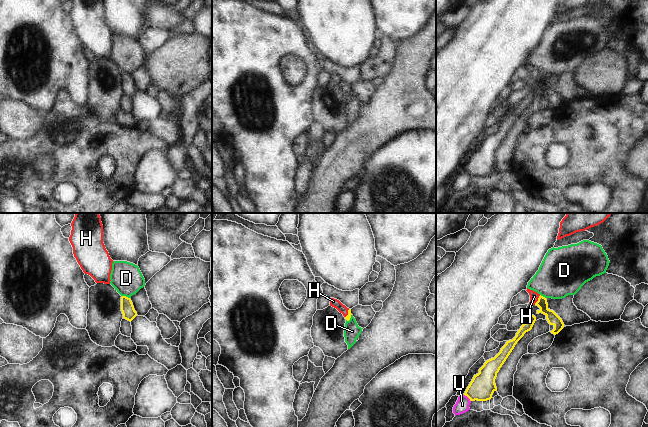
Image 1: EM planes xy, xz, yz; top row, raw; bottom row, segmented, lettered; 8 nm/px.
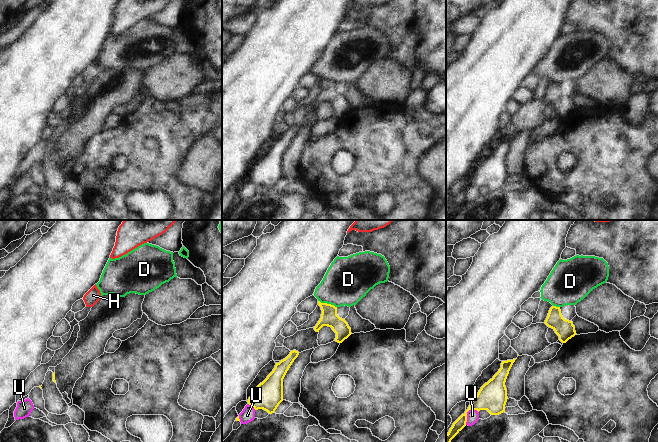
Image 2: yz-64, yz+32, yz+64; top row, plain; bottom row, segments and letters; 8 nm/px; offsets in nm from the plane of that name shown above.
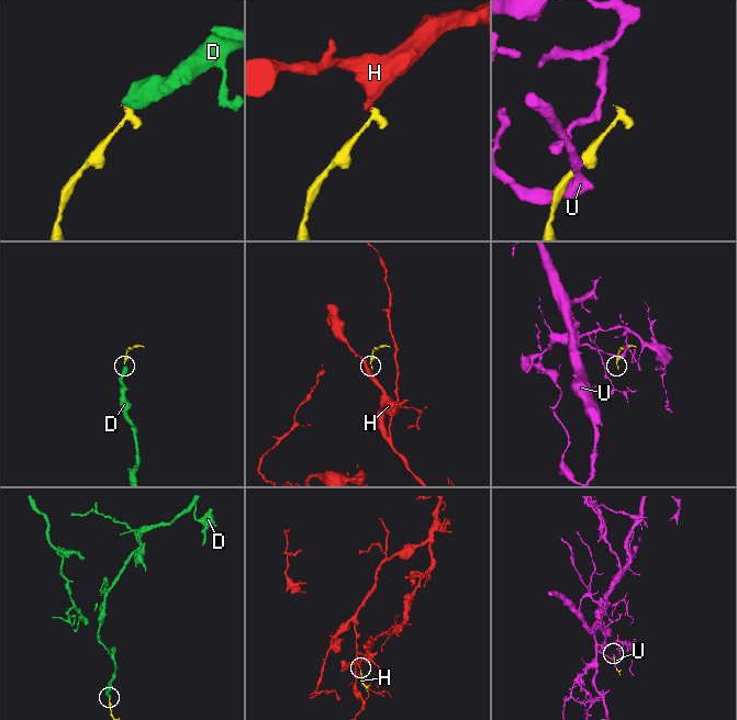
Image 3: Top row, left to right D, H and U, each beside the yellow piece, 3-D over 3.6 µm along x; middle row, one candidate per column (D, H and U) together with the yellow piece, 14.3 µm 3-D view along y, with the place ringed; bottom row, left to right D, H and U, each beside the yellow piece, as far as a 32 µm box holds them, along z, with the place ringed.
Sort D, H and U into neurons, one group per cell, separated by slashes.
D / H / U

